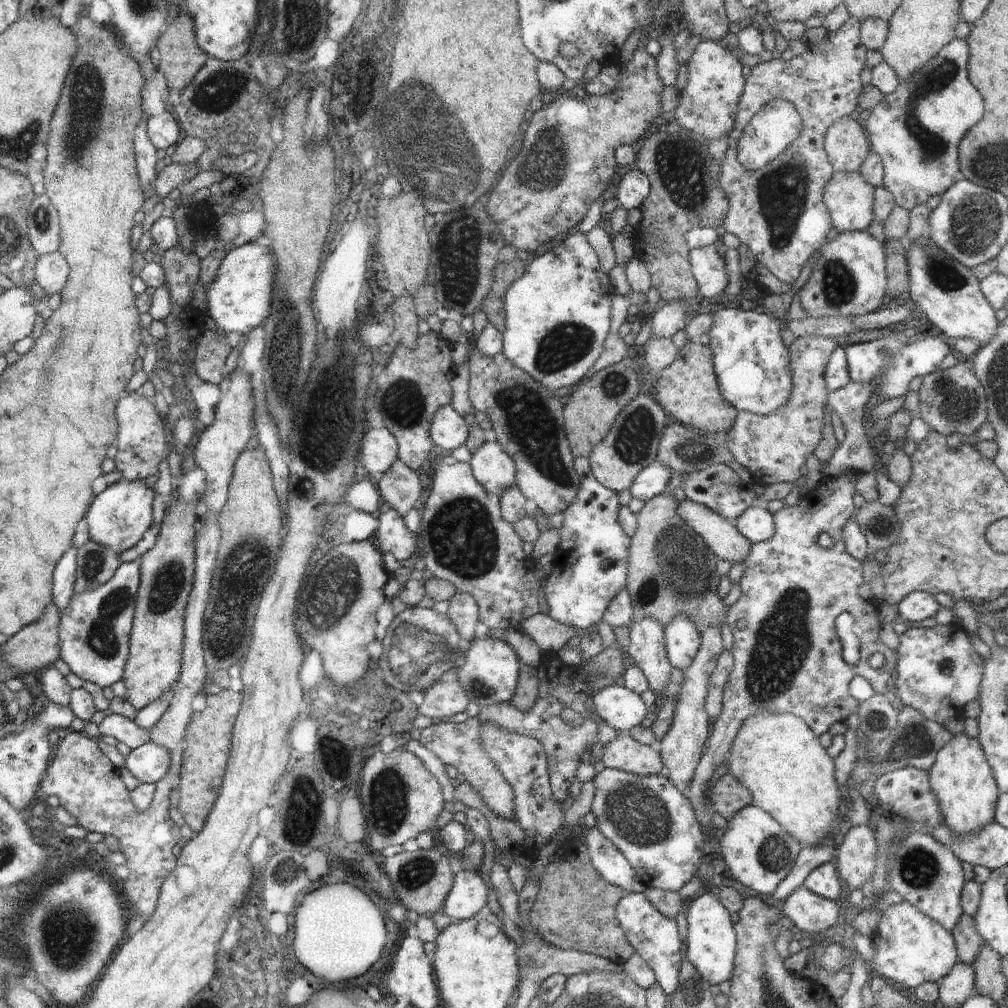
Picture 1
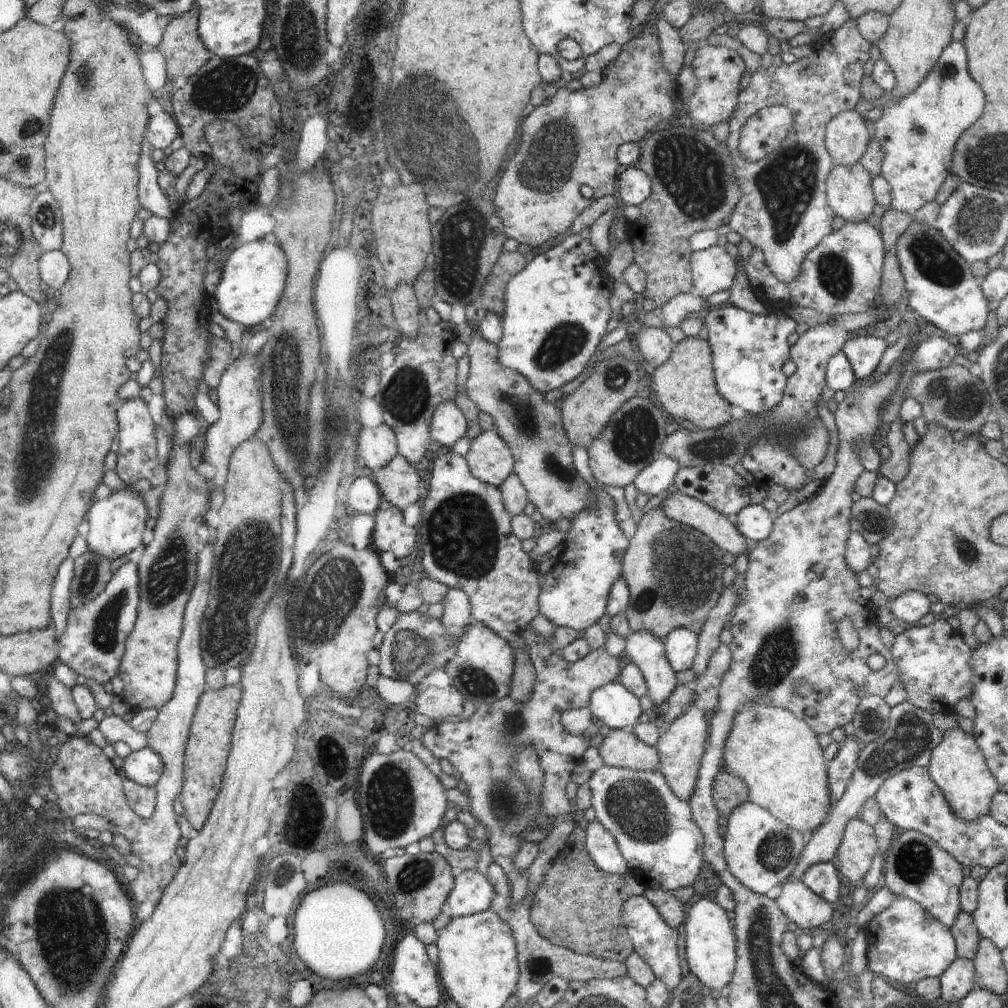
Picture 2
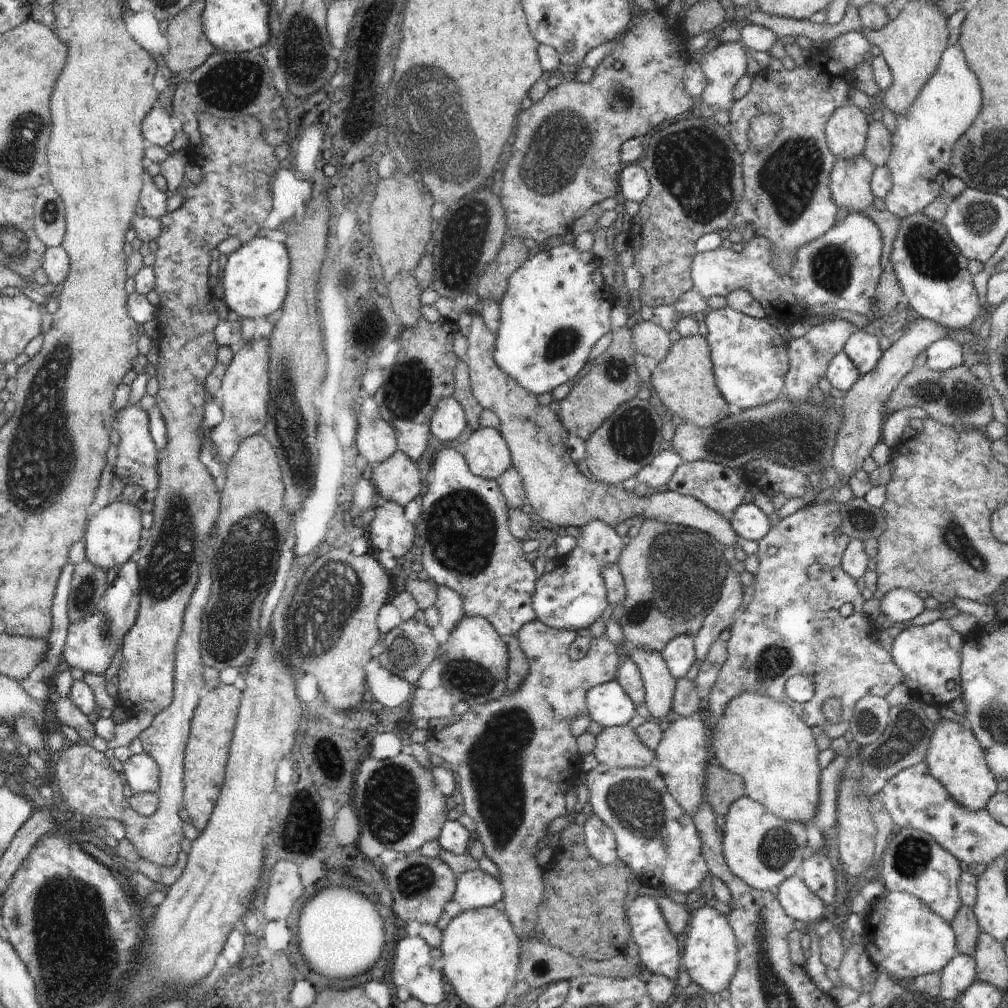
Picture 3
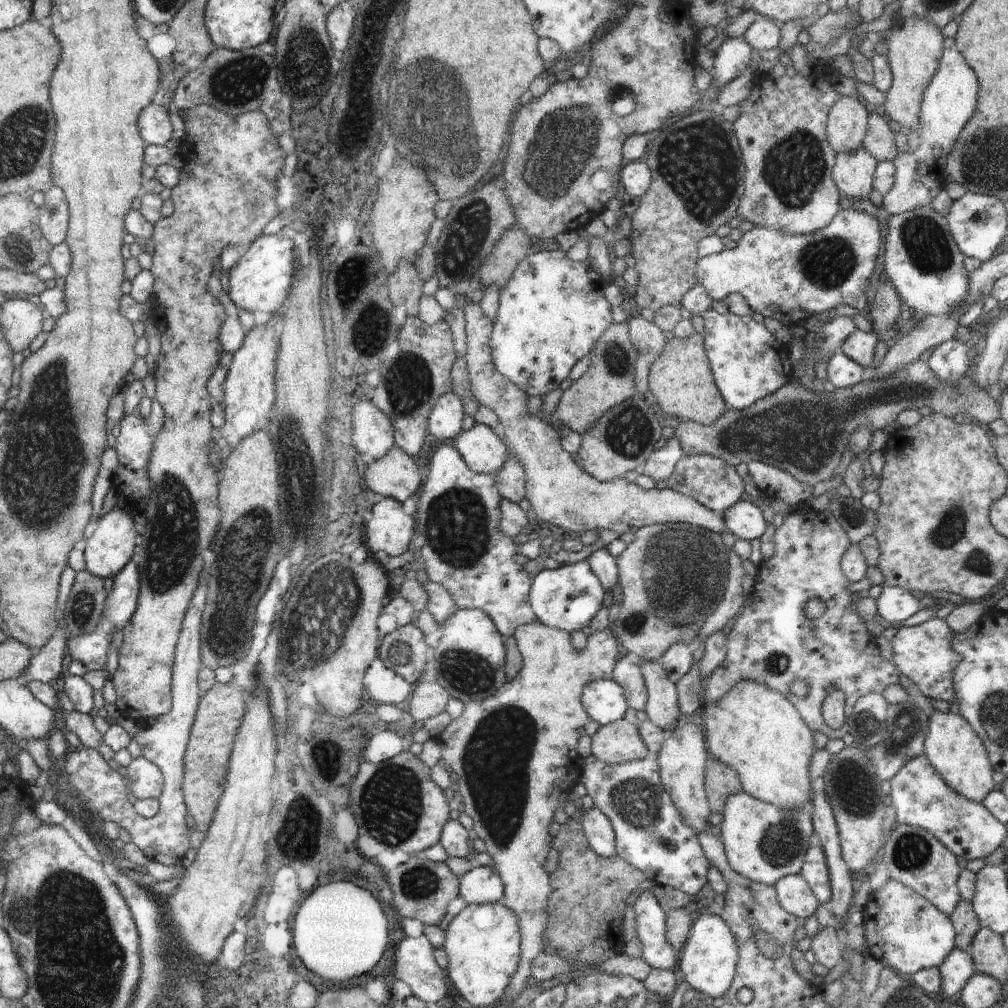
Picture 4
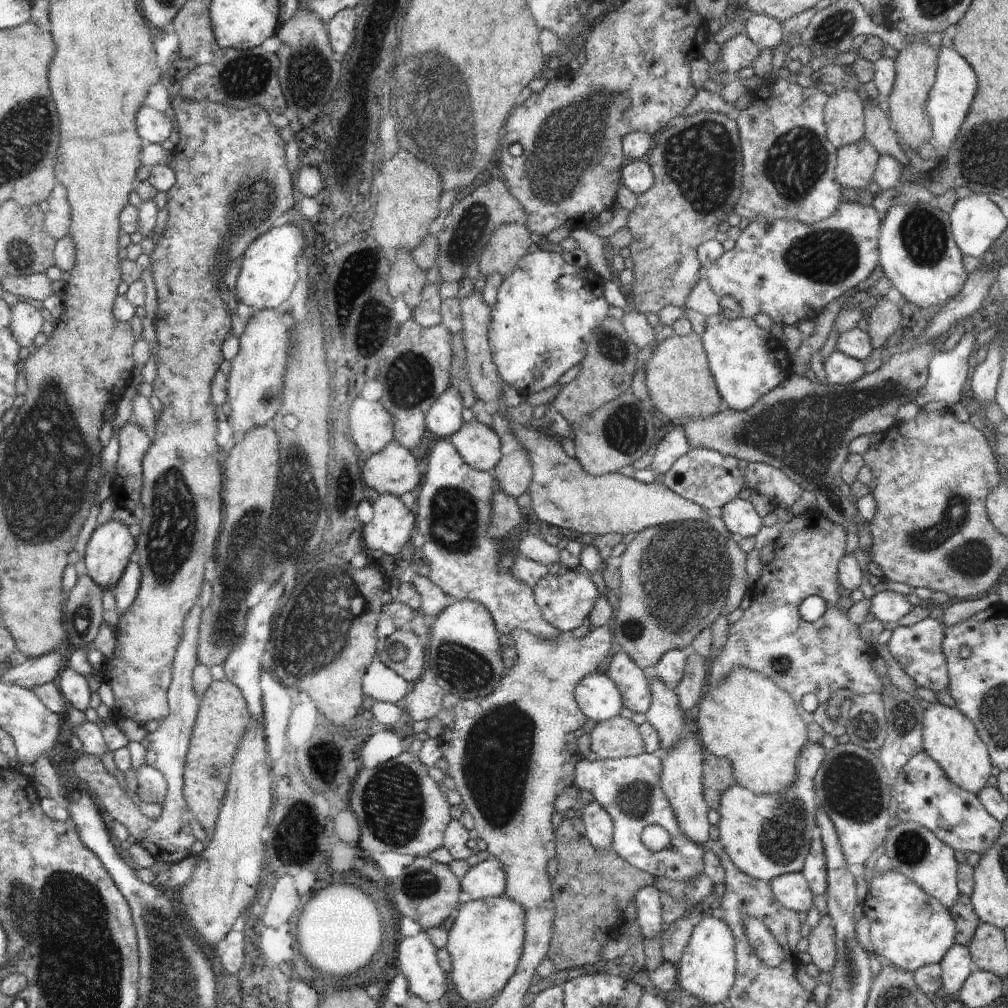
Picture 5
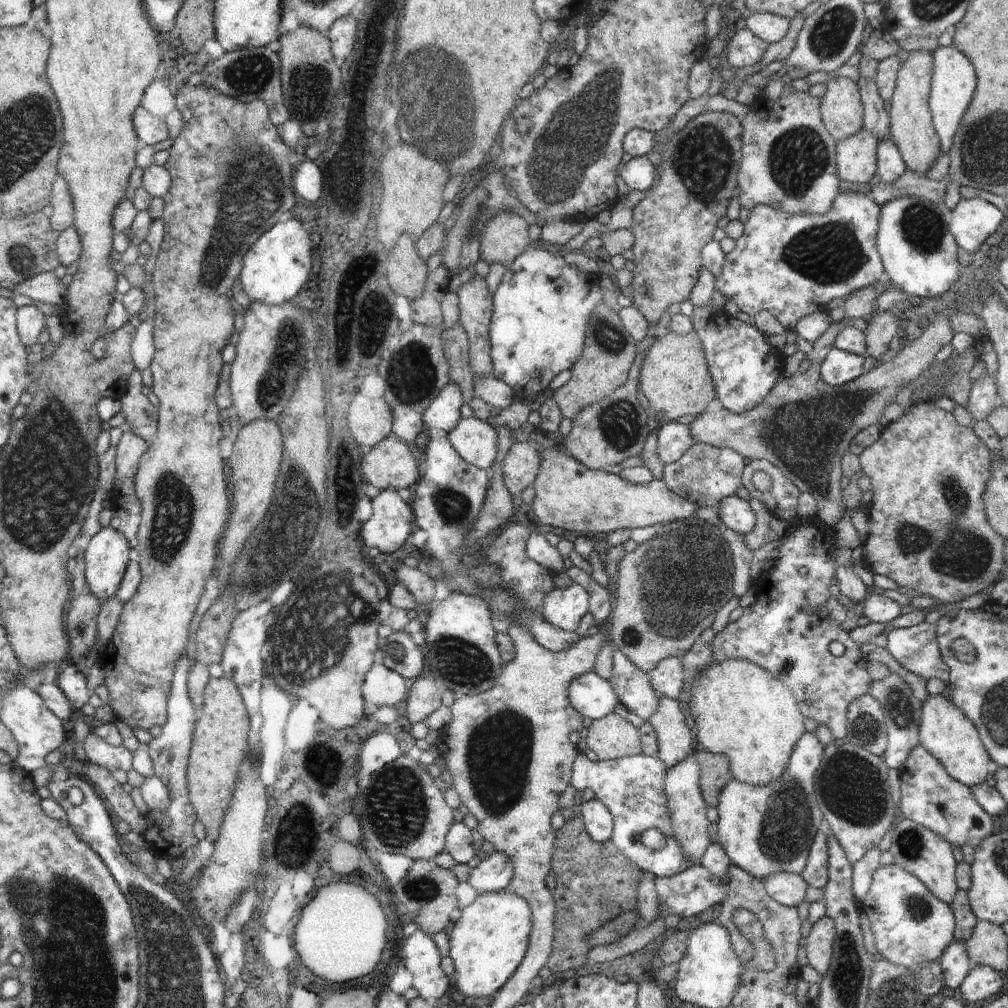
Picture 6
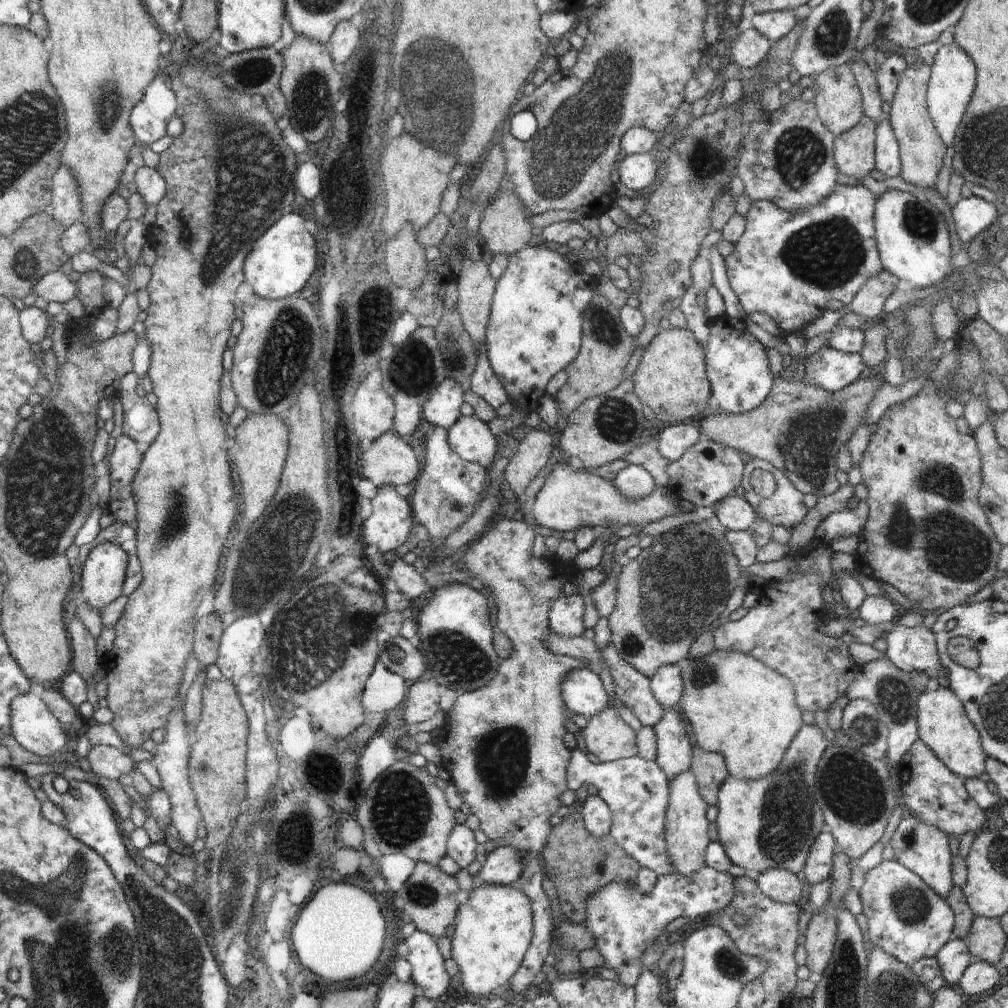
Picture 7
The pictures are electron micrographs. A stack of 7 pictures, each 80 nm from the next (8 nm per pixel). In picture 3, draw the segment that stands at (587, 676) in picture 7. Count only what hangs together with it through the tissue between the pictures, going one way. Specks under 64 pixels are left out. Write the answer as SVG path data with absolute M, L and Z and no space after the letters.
M616 682L593 686L586 693L588 716L604 728L627 725L636 712L636 705Z

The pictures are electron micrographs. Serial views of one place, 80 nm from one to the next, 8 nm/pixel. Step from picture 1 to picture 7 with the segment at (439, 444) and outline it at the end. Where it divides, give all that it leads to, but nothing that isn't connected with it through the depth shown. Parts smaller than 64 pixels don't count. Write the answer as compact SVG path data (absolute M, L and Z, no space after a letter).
M445 378L424 403L422 417L432 426L448 430L461 417L463 393L461 384Z

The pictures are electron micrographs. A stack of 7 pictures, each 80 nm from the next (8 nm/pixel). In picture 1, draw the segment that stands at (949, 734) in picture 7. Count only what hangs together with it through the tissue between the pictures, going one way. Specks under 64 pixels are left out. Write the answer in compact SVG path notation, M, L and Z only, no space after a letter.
M966 733L954 735L939 748L929 768L929 787L936 795L945 823L957 834L976 830L994 821L999 788L977 739Z

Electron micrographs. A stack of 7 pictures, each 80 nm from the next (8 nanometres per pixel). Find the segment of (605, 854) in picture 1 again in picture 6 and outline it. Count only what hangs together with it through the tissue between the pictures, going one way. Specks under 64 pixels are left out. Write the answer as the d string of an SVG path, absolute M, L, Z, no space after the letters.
M598 799L583 801L577 808L577 813L582 816L585 829L593 841L605 843L610 840L613 833L613 816Z

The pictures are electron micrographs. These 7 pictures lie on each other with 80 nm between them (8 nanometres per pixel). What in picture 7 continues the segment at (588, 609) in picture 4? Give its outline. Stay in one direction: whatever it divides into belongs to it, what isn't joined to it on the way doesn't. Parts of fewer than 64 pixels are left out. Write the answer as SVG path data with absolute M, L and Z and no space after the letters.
M580 594L556 599L549 612L549 630L564 638L590 634L584 626L585 604Z

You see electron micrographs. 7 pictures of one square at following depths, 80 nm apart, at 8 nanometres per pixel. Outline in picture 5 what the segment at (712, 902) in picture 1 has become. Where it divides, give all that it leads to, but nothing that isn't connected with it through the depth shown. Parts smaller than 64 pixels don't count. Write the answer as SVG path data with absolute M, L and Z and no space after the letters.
M704 918L692 931L684 954L677 967L682 995L697 998L706 1004L714 1005L728 998L735 983L735 940L721 919Z

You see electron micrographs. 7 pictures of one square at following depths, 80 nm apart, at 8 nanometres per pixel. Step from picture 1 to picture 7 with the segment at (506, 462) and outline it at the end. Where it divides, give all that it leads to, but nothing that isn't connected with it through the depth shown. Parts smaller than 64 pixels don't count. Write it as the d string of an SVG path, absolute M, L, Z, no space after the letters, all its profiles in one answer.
M462 415L456 424L447 430L450 448L460 458L479 464L485 469L490 466L496 456L498 444L495 434L488 428L487 420L476 416Z

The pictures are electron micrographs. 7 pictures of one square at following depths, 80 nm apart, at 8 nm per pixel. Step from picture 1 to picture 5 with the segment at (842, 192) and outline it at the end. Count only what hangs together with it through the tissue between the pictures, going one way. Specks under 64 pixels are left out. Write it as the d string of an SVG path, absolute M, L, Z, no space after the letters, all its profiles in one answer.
M864 138L837 149L835 181L842 187L866 189L872 182L879 152Z

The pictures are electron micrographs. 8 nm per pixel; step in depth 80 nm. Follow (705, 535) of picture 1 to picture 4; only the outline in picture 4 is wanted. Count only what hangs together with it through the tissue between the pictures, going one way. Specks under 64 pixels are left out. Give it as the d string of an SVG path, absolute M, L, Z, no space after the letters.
M469 299L464 306L463 315L467 334L465 359L472 392L482 406L492 409L498 416L504 437L514 448L510 455L514 455L522 463L526 473L525 498L530 501L531 508L543 524L554 524L576 533L586 530L614 530L620 535L635 533L652 524L674 522L704 527L720 536L726 531L723 518L716 516L713 510L668 487L643 489L626 477L600 482L584 472L576 465L569 452L562 448L561 434L547 416L542 413L530 416L527 394L494 366L489 343L493 322L484 314L482 307Z

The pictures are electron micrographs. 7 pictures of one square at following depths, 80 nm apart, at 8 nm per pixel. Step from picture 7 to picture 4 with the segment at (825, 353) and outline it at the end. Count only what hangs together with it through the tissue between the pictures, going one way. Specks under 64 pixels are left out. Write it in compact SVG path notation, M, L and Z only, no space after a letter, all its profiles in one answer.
M839 351L828 360L826 376L836 389L845 389L864 381L864 371L863 366Z

